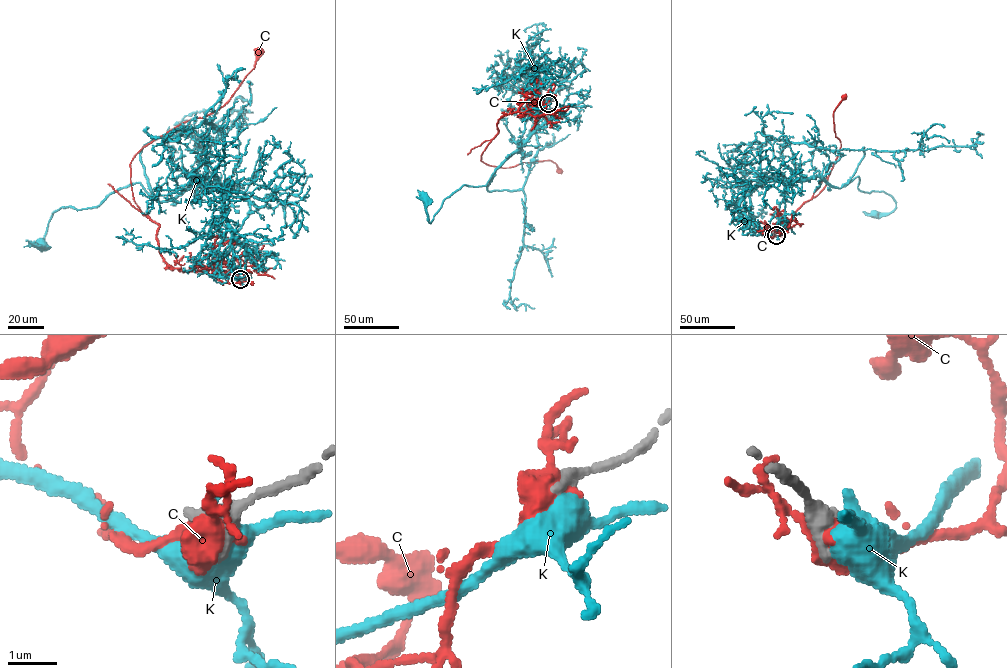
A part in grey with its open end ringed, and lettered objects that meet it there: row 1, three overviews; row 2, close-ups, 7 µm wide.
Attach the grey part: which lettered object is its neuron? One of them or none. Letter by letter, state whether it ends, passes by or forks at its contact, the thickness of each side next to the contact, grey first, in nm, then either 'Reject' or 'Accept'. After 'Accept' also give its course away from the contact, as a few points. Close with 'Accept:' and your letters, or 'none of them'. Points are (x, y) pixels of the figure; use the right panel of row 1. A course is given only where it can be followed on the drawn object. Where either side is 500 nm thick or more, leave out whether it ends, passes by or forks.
C: It forks there. Thickness 400 nm (grey) against 400 nm. Reject
K: Thickness 240 nm (grey) against 550 nm. Reject
Accept: none of them

